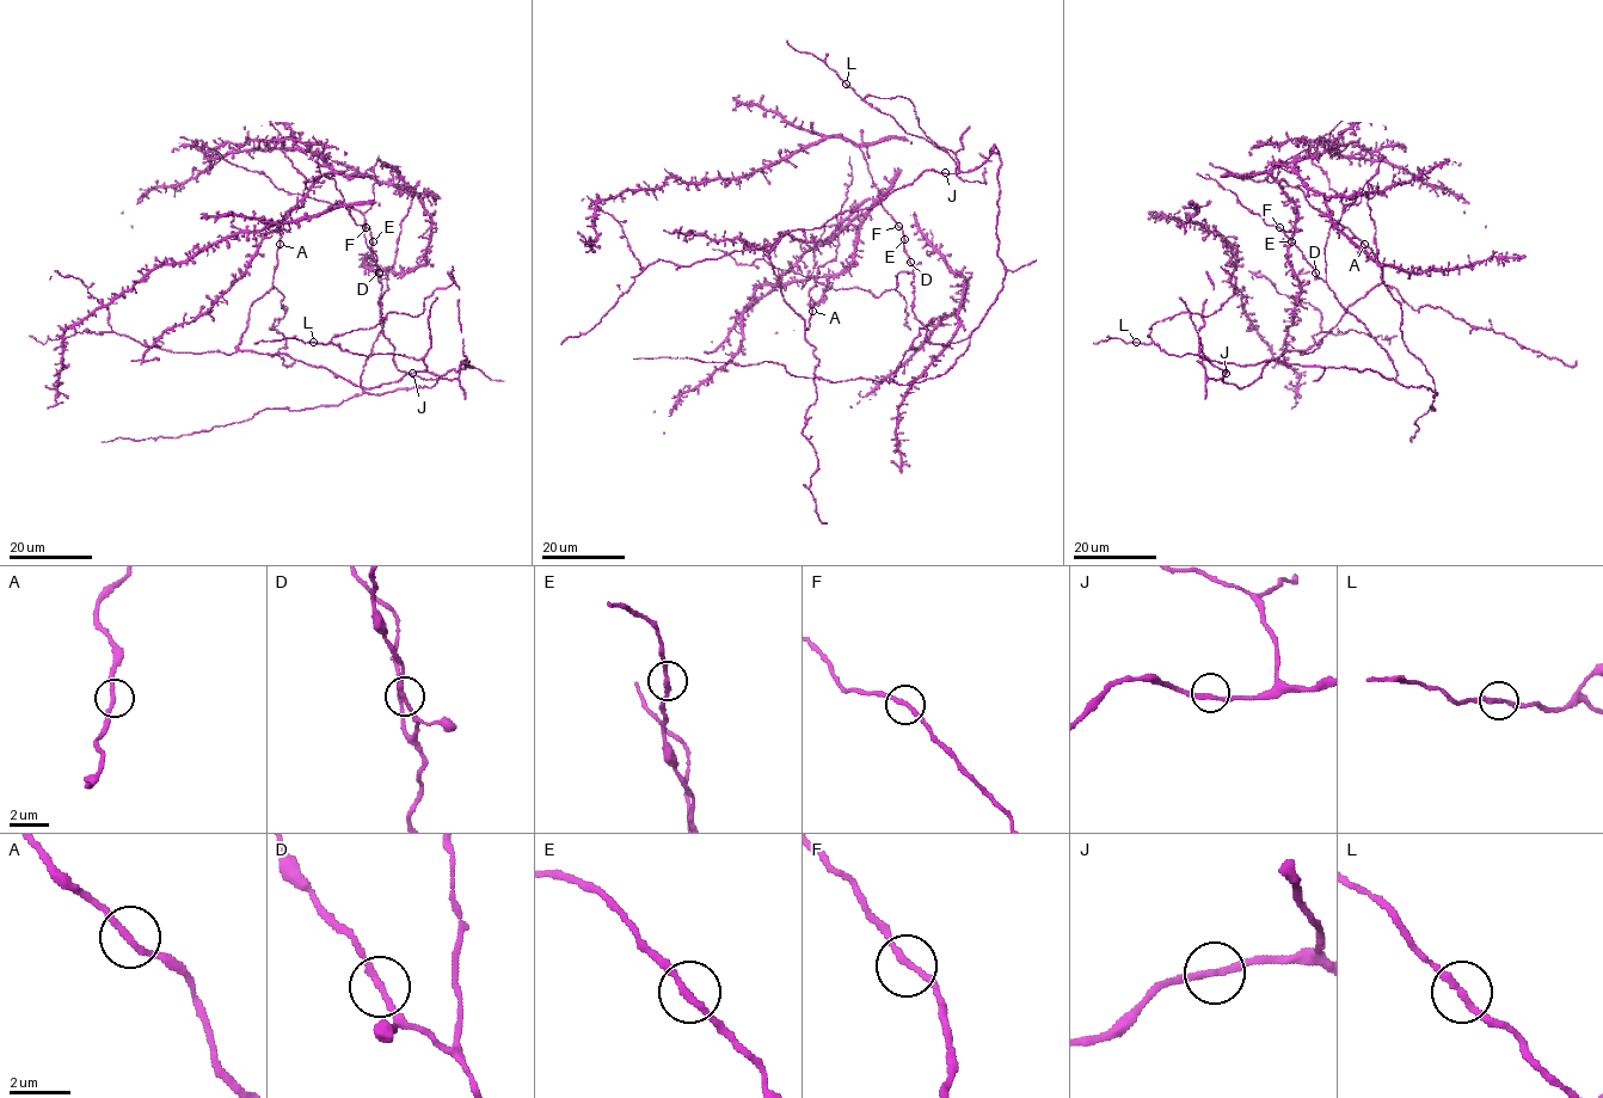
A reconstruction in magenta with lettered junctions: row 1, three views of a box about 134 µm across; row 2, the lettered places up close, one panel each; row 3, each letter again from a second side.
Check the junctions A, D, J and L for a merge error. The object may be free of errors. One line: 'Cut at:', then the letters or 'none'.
Cut at: none

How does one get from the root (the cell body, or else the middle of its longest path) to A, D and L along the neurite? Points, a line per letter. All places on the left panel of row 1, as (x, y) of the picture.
A: (412, 373), (361, 388), (284, 354), (239, 351), (251, 305), (271, 287), (280, 244)
D: (412, 373), (452, 380), (464, 356), (473, 367), (435, 379), (398, 369), (380, 323), (379, 273)
L: (412, 373), (427, 369), (421, 359), (398, 354), (358, 355), (331, 343), (313, 343)

